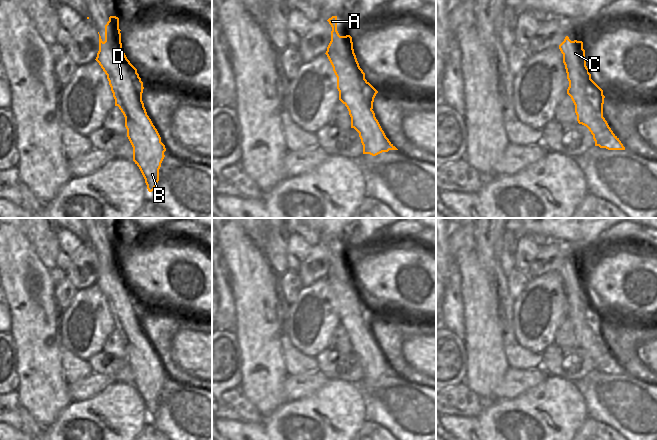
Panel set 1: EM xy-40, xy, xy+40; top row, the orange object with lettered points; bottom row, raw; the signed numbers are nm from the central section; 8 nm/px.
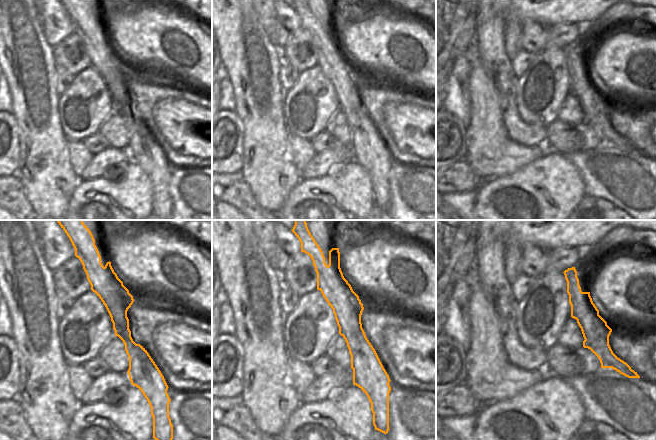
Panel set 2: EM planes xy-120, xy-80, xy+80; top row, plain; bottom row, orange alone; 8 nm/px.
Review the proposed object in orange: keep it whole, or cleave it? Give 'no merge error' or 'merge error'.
merge error

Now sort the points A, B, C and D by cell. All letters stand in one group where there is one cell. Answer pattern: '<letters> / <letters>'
A B D / C

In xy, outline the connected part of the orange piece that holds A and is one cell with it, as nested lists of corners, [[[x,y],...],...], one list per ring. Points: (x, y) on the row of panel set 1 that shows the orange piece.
[[[337,16],[327,20],[332,27],[331,41],[326,55],[337,77],[339,100],[347,107],[351,117],[351,128],[358,133],[363,145],[363,154],[376,156],[389,149],[385,143],[387,137],[380,128],[374,111],[365,101],[363,88],[367,83],[365,73],[360,67],[353,67],[349,60],[340,56],[343,51],[343,39],[337,31]]]

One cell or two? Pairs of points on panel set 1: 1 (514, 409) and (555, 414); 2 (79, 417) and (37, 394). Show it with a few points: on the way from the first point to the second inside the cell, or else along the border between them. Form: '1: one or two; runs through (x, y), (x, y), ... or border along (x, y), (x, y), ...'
1: one; runs through (524, 413), (545, 414)
2: two; border along (72, 401), (48, 427)

